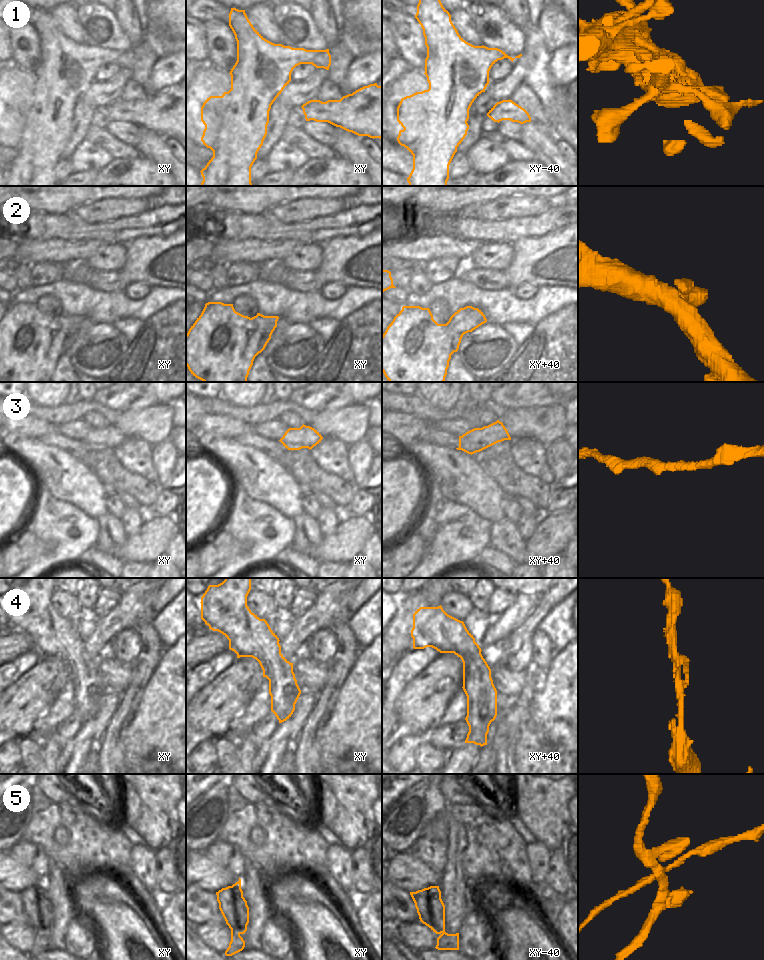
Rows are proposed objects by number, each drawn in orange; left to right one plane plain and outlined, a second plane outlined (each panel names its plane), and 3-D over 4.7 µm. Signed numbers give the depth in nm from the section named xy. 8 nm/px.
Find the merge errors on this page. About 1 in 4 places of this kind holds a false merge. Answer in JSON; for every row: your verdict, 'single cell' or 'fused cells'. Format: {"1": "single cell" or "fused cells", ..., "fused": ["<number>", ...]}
{"1": "single cell", "2": "single cell", "3": "single cell", "4": "single cell", "5": "fused cells", "fused": ["5"]}

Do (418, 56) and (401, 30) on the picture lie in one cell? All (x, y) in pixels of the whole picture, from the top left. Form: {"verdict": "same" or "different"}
{"verdict": "same"}

